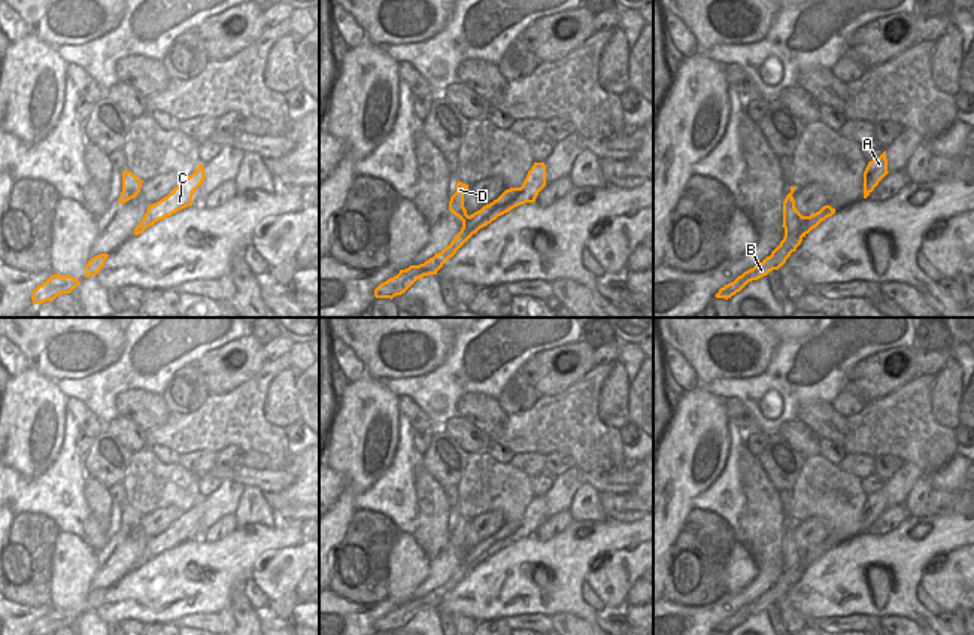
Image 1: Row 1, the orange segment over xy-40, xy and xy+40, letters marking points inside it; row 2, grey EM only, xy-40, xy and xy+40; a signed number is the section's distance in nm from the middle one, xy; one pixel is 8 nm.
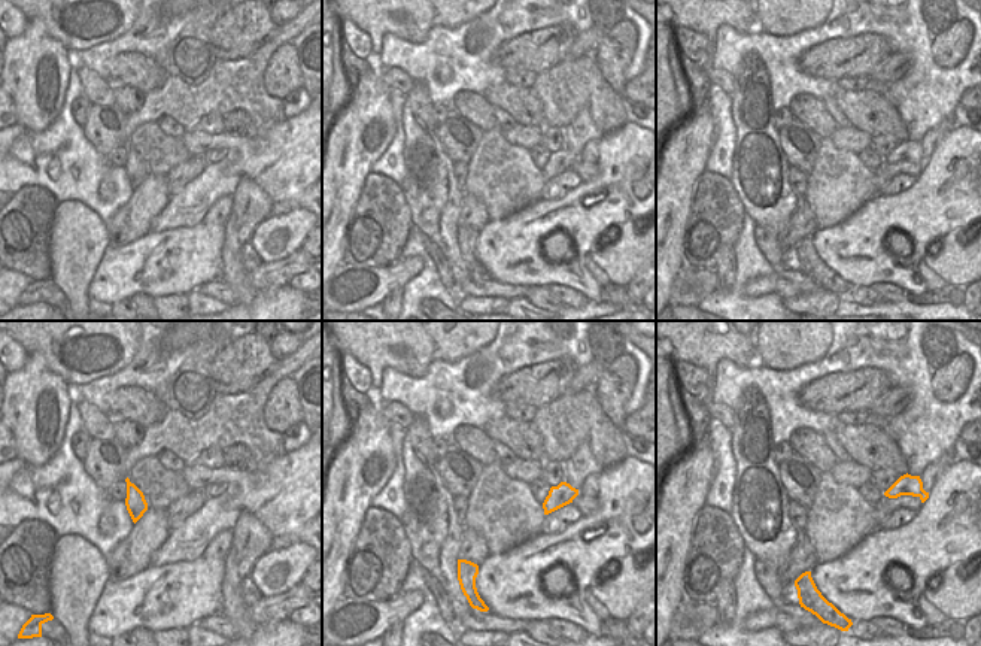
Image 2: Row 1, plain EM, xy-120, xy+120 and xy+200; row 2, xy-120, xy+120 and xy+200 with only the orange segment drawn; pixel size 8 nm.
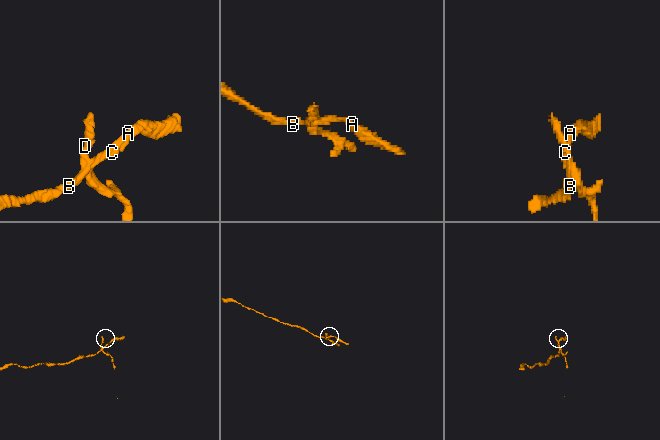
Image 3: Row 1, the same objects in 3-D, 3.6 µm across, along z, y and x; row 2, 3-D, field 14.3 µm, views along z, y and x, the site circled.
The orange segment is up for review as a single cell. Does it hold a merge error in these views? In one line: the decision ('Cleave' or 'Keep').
Cleave

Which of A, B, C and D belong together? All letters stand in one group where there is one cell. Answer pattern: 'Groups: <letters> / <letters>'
Groups: A B C / D

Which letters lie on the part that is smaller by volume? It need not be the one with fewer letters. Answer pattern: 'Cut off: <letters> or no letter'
Cut off: D

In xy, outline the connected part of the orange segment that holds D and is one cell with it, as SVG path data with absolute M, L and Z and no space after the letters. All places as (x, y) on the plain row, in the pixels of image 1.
M458 514L456 526L450 531L449 544L458 550L462 556L465 556L470 550L464 541L464 528L467 526L468 519Z

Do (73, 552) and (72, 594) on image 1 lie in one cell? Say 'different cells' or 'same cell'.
same cell

